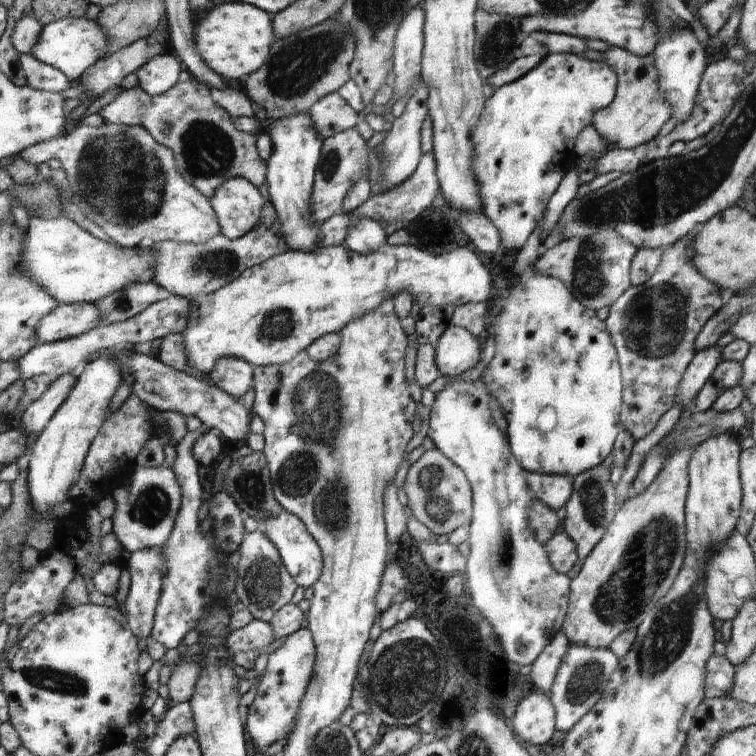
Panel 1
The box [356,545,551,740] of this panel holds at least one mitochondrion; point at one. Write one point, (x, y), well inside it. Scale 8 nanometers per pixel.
(407, 676)

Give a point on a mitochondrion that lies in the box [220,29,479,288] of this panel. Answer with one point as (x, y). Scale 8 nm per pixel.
(332, 159)

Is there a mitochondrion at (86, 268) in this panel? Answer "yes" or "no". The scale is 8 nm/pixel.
no

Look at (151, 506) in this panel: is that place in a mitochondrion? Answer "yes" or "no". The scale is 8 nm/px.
yes

